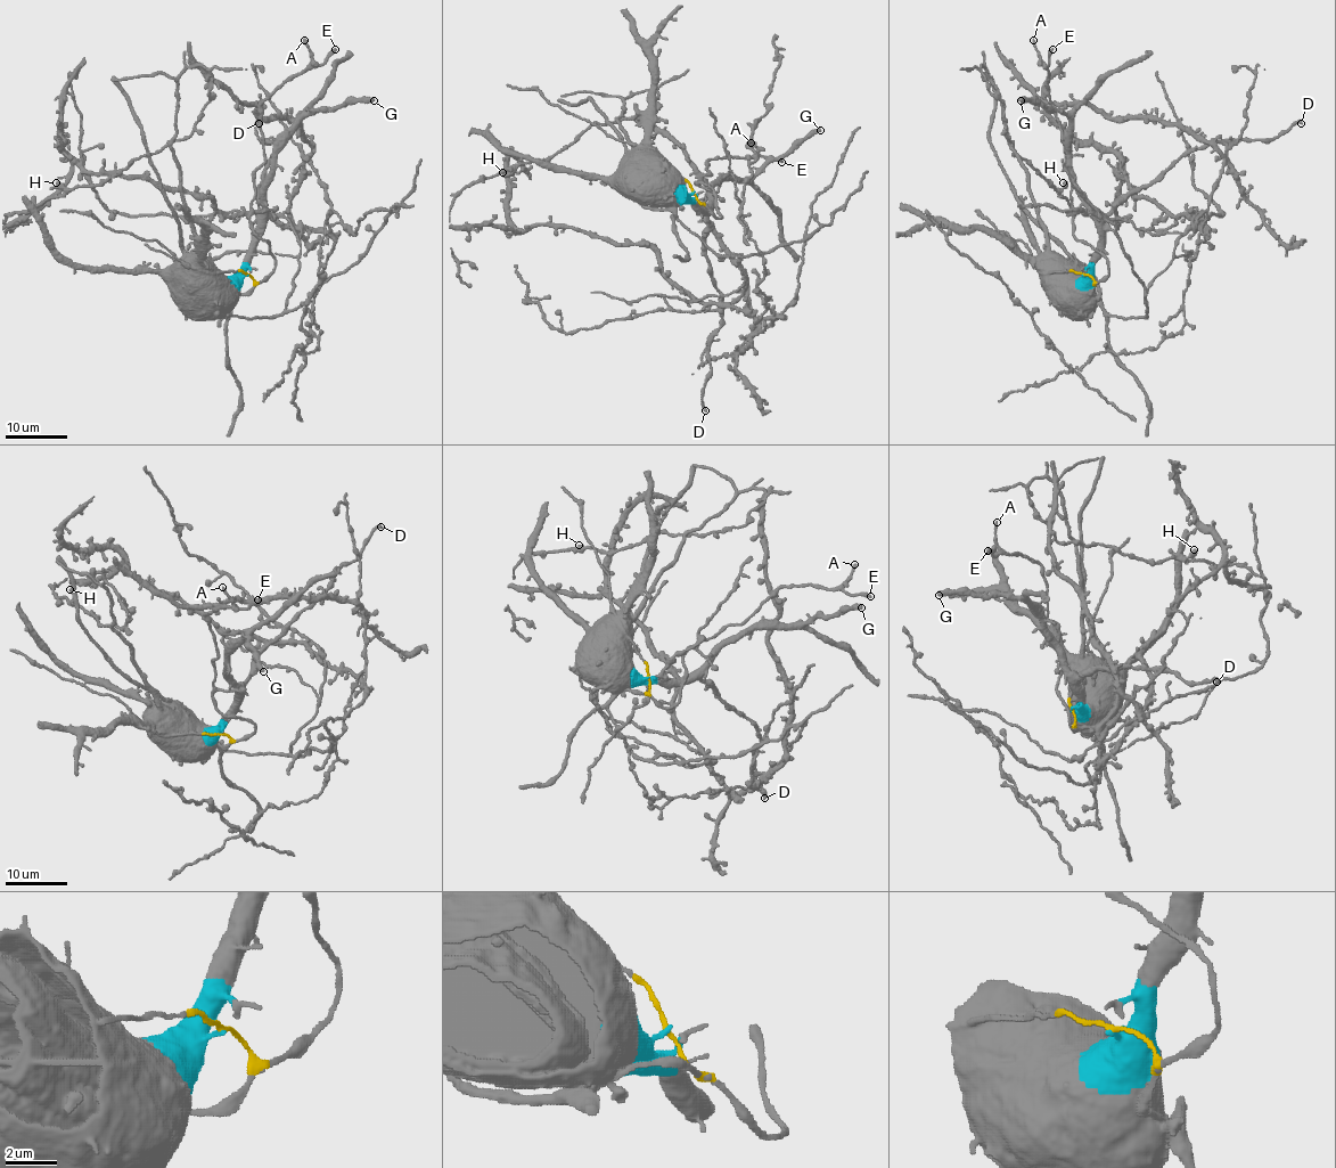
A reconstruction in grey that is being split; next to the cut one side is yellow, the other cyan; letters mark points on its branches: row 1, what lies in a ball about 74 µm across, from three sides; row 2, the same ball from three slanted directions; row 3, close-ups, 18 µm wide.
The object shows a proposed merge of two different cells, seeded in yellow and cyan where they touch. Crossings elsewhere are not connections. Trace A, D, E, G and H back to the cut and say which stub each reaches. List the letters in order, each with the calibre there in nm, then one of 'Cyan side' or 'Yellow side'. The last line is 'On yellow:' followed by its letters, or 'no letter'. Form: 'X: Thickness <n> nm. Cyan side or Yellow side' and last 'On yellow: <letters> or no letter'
A: Thickness 240 nm. Yellow side
D: Thickness 280 nm. Cyan side
E: Thickness 320 nm. Yellow side
G: Thickness 480 nm. Cyan side
H: Thickness 500 nm. Cyan side
On yellow: A, E

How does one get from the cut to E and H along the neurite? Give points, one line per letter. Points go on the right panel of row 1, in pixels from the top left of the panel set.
E: (1083, 275), (1100, 282), (1108, 274), (1107, 260), (1073, 230), (1070, 173), (1047, 82), (1052, 49)
H: (1083, 275), (1078, 277), (1051, 251), (1030, 174), (1013, 146), (1055, 188), (1064, 187), (1064, 182)

